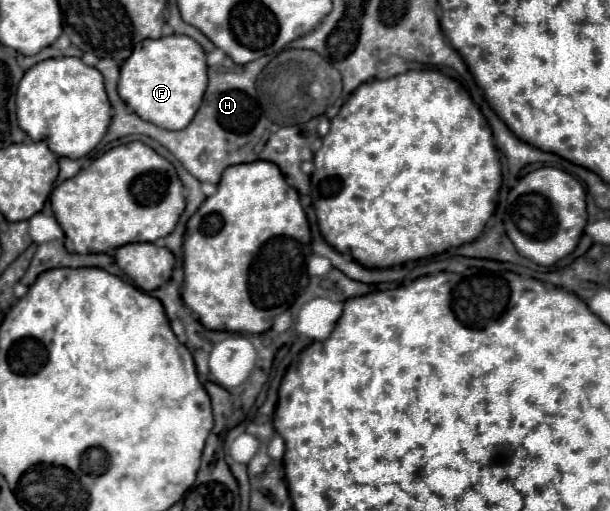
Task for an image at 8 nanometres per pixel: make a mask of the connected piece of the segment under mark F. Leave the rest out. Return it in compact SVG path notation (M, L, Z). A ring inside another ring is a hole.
M177 34L157 40L143 40L123 62L117 86L123 102L139 118L167 130L181 130L193 120L205 88L207 62L203 48L189 36Z

